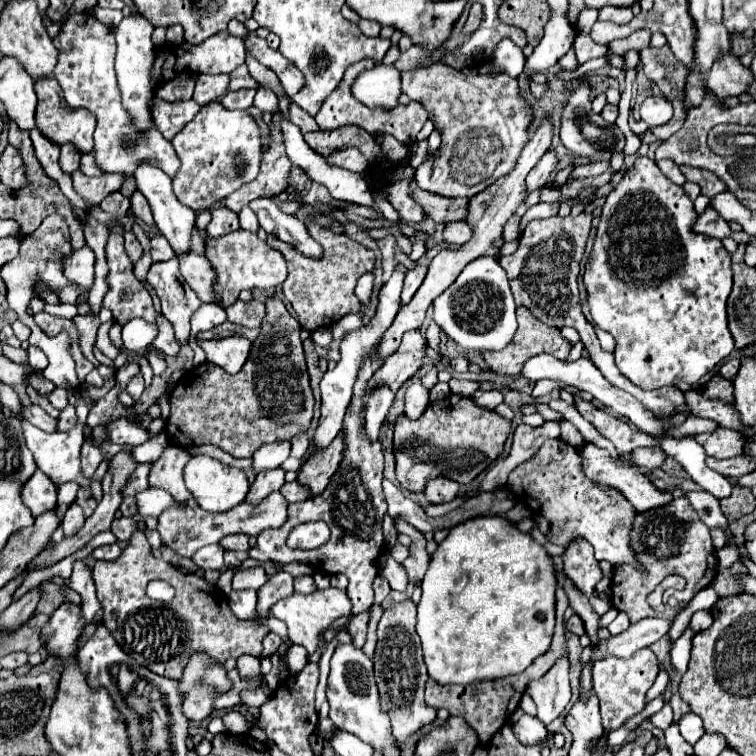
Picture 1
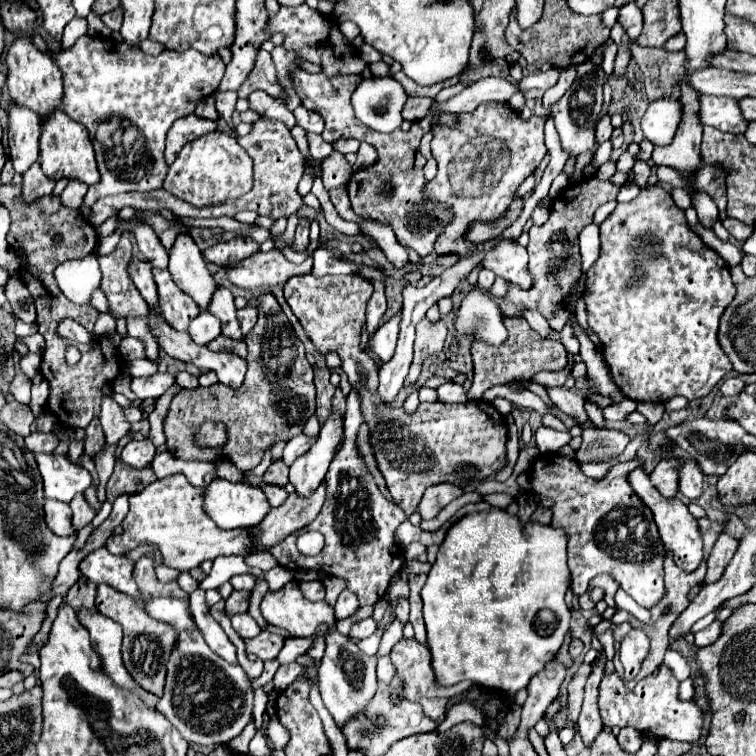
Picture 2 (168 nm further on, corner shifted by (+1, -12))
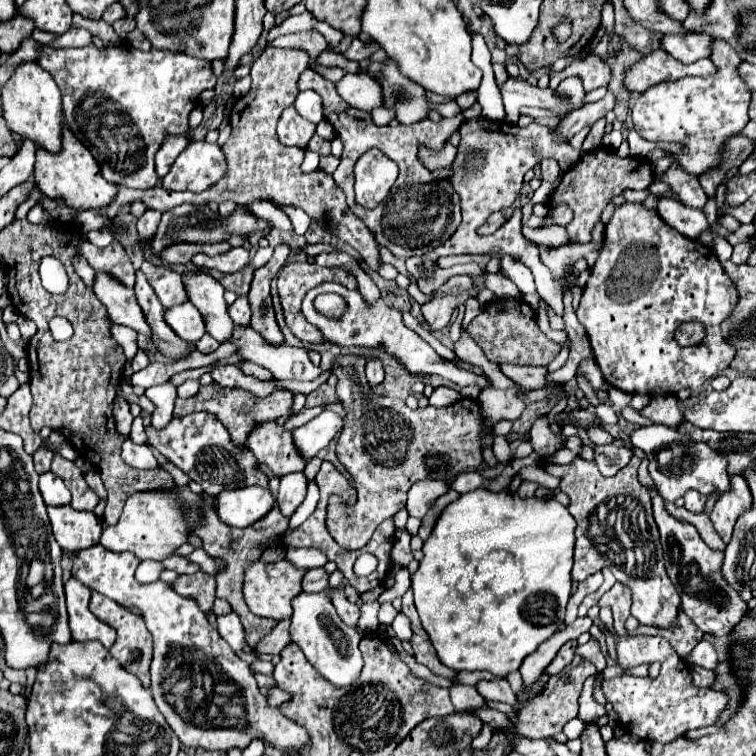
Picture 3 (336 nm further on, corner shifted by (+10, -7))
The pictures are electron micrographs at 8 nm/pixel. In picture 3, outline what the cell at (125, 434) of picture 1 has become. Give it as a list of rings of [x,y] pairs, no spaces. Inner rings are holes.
[[[132,439],[122,443],[122,459],[136,469],[156,469],[158,461],[148,445],[136,445]]]

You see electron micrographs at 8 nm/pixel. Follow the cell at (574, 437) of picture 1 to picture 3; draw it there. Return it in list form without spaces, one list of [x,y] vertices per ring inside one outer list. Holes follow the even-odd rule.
[[[594,445],[594,459],[598,463],[598,469],[604,477],[616,475],[622,465],[626,465],[632,457],[632,451],[626,447],[616,447],[616,445]]]

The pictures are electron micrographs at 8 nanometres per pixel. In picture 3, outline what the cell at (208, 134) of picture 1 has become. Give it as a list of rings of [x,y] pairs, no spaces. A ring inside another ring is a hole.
[[[190,141],[176,157],[162,187],[170,191],[206,191],[226,175],[226,157],[218,143]]]

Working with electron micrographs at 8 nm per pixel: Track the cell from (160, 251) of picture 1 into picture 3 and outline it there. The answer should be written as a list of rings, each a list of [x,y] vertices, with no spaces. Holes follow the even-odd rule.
[[[146,209],[146,213],[138,219],[136,227],[138,227],[138,247],[140,251],[144,253],[146,259],[152,259],[156,257],[156,253],[152,251],[152,241],[154,241],[154,235],[156,235],[156,229],[158,229],[158,223],[160,223],[160,215],[158,211],[154,209]]]

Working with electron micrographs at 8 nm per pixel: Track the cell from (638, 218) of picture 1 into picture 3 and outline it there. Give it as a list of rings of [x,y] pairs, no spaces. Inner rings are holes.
[[[622,203],[606,223],[604,243],[594,267],[590,267],[590,277],[576,315],[588,333],[594,359],[608,385],[630,395],[674,395],[682,389],[700,391],[708,379],[720,375],[720,371],[730,365],[736,351],[724,343],[720,323],[730,315],[736,297],[734,285],[722,271],[714,249],[678,233],[656,209],[646,209],[642,203]],[[688,321],[702,323],[706,327],[706,337],[698,345],[680,347],[674,341],[674,333]]]

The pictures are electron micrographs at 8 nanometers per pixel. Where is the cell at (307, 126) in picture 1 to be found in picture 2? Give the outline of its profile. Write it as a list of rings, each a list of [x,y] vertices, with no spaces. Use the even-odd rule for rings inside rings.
[[[307,134],[307,140],[309,140],[309,150],[311,150],[311,156],[315,160],[325,160],[331,152],[333,152],[333,146],[327,144],[319,134]]]

